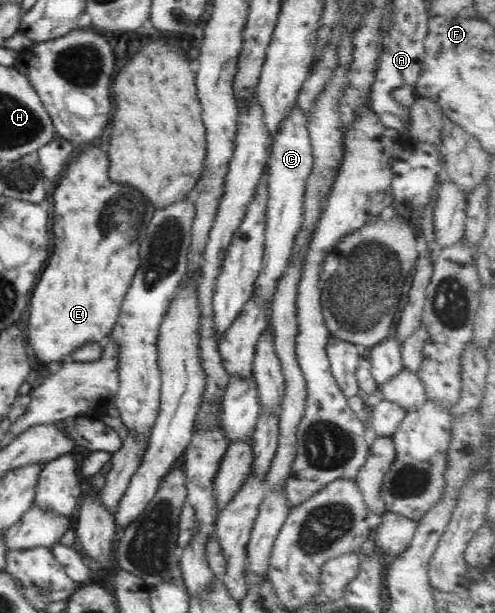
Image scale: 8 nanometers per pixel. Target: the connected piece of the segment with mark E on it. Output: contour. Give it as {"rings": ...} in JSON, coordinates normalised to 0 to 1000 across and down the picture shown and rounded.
{"rings":[[[176,240],[156,259],[143,259],[135,268],[107,312],[111,403],[91,442],[83,445],[83,455],[67,471],[55,537],[59,569],[91,594],[141,587],[143,574],[172,558],[212,558],[240,519],[244,493],[281,439],[281,396],[289,393],[285,377],[293,377],[313,338],[285,312],[220,295],[216,276],[216,250],[200,240]]]}

